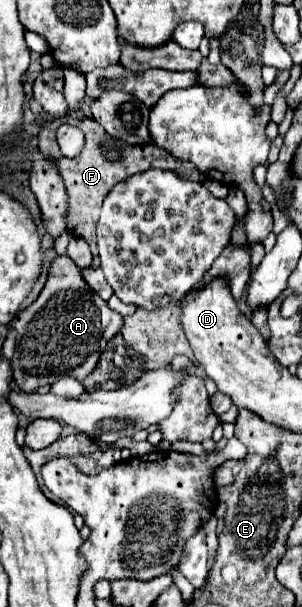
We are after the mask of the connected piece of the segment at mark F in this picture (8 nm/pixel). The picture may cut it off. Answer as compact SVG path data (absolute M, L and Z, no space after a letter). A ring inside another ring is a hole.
M65 114L65 116L61 116L59 120L53 120L53 118L43 118L41 122L43 122L43 124L41 124L41 132L39 132L39 152L43 152L45 156L53 158L53 162L57 164L57 170L59 170L59 174L61 174L61 178L63 178L63 184L65 184L67 196L69 196L67 216L65 216L65 222L67 222L67 232L71 232L73 236L83 238L83 240L91 246L93 256L97 256L95 226L97 226L97 220L99 220L101 204L103 204L105 196L109 194L109 190L111 190L117 182L121 182L121 180L125 180L125 178L129 178L129 176L137 174L137 172L145 172L145 170L149 170L149 168L161 168L161 170L179 172L179 174L183 174L187 180L195 180L195 182L203 182L203 180L205 180L205 176L203 176L203 174L201 174L195 166L191 166L191 164L187 164L187 162L181 162L181 160L175 160L171 154L163 152L163 150L161 150L159 146L155 146L155 144L143 144L143 148L131 148L131 146L127 146L127 144L119 144L119 158L117 158L117 160L109 160L109 158L107 158L107 154L105 154L105 148L107 148L107 146L115 146L115 138L107 136L107 132L103 130L103 126L101 126L101 124L97 124L95 120L91 120L91 118L83 116L83 114L81 114L81 116L77 116L77 114ZM61 124L79 126L79 128L83 130L83 134L85 134L85 148L83 148L83 152L81 152L77 158L65 158L65 156L61 156L61 150L59 150L57 140L55 140L55 132L57 132L57 128L59 128Z

